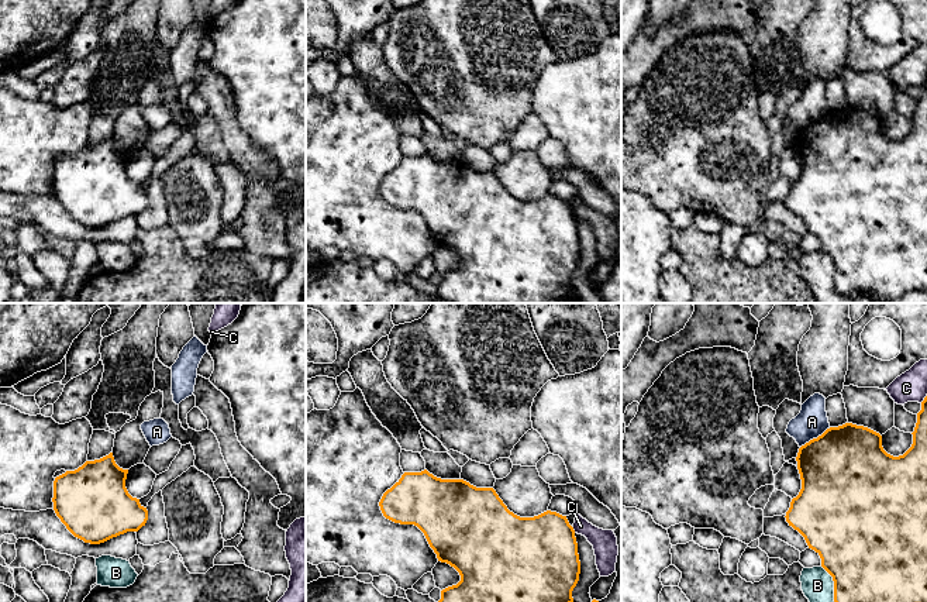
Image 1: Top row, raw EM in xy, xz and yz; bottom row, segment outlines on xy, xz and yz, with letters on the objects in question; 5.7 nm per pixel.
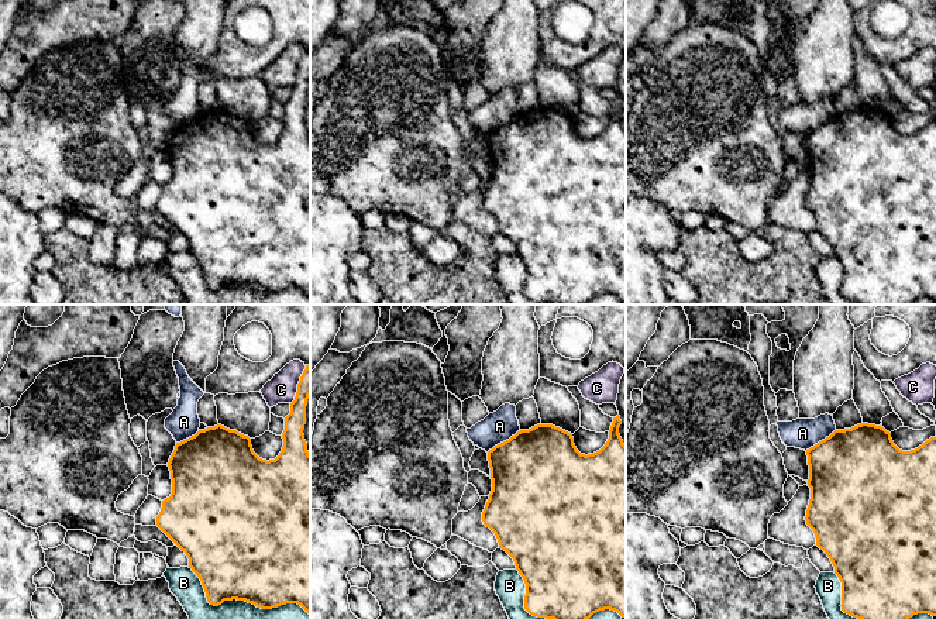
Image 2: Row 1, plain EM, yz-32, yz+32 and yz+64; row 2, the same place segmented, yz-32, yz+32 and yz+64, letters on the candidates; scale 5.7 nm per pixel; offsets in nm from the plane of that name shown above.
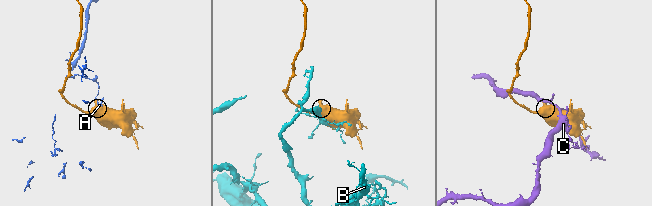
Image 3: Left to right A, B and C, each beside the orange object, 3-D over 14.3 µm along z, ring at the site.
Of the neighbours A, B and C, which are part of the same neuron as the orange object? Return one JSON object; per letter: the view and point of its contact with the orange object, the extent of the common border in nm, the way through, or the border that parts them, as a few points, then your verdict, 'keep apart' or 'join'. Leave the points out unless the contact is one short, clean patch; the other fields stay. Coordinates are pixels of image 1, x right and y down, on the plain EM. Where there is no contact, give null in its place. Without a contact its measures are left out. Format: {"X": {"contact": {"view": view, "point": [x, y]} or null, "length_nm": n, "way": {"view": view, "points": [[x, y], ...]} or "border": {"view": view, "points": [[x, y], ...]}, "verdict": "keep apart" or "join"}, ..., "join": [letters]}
{"A": {"contact": {"view": "yz", "point": [814, 123]}, "length_nm": 200, "border": {"view": "yz", "points": [[830, 112], [800, 131]]}, "verdict": "keep apart"}, "B": {"contact": {"view": "yz", "point": [861, 293]}, "length_nm": 650, "verdict": "keep apart"}, "C": {"contact": {"view": "xz", "point": [574, 214]}, "length_nm": 40, "verdict": "keep apart"}, "join": []}

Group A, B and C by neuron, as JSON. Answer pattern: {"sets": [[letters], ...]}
{"sets": [["A"], ["B"], ["C"]]}

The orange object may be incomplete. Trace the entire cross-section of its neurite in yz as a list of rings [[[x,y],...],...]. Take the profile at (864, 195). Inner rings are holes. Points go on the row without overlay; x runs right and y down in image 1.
[[[927,80],[912,118],[912,131],[899,141],[883,134],[879,117],[852,107],[830,111],[799,133],[802,173],[785,202],[820,240],[821,251],[833,261],[834,286],[841,295],[886,300],[916,289],[927,292]]]

